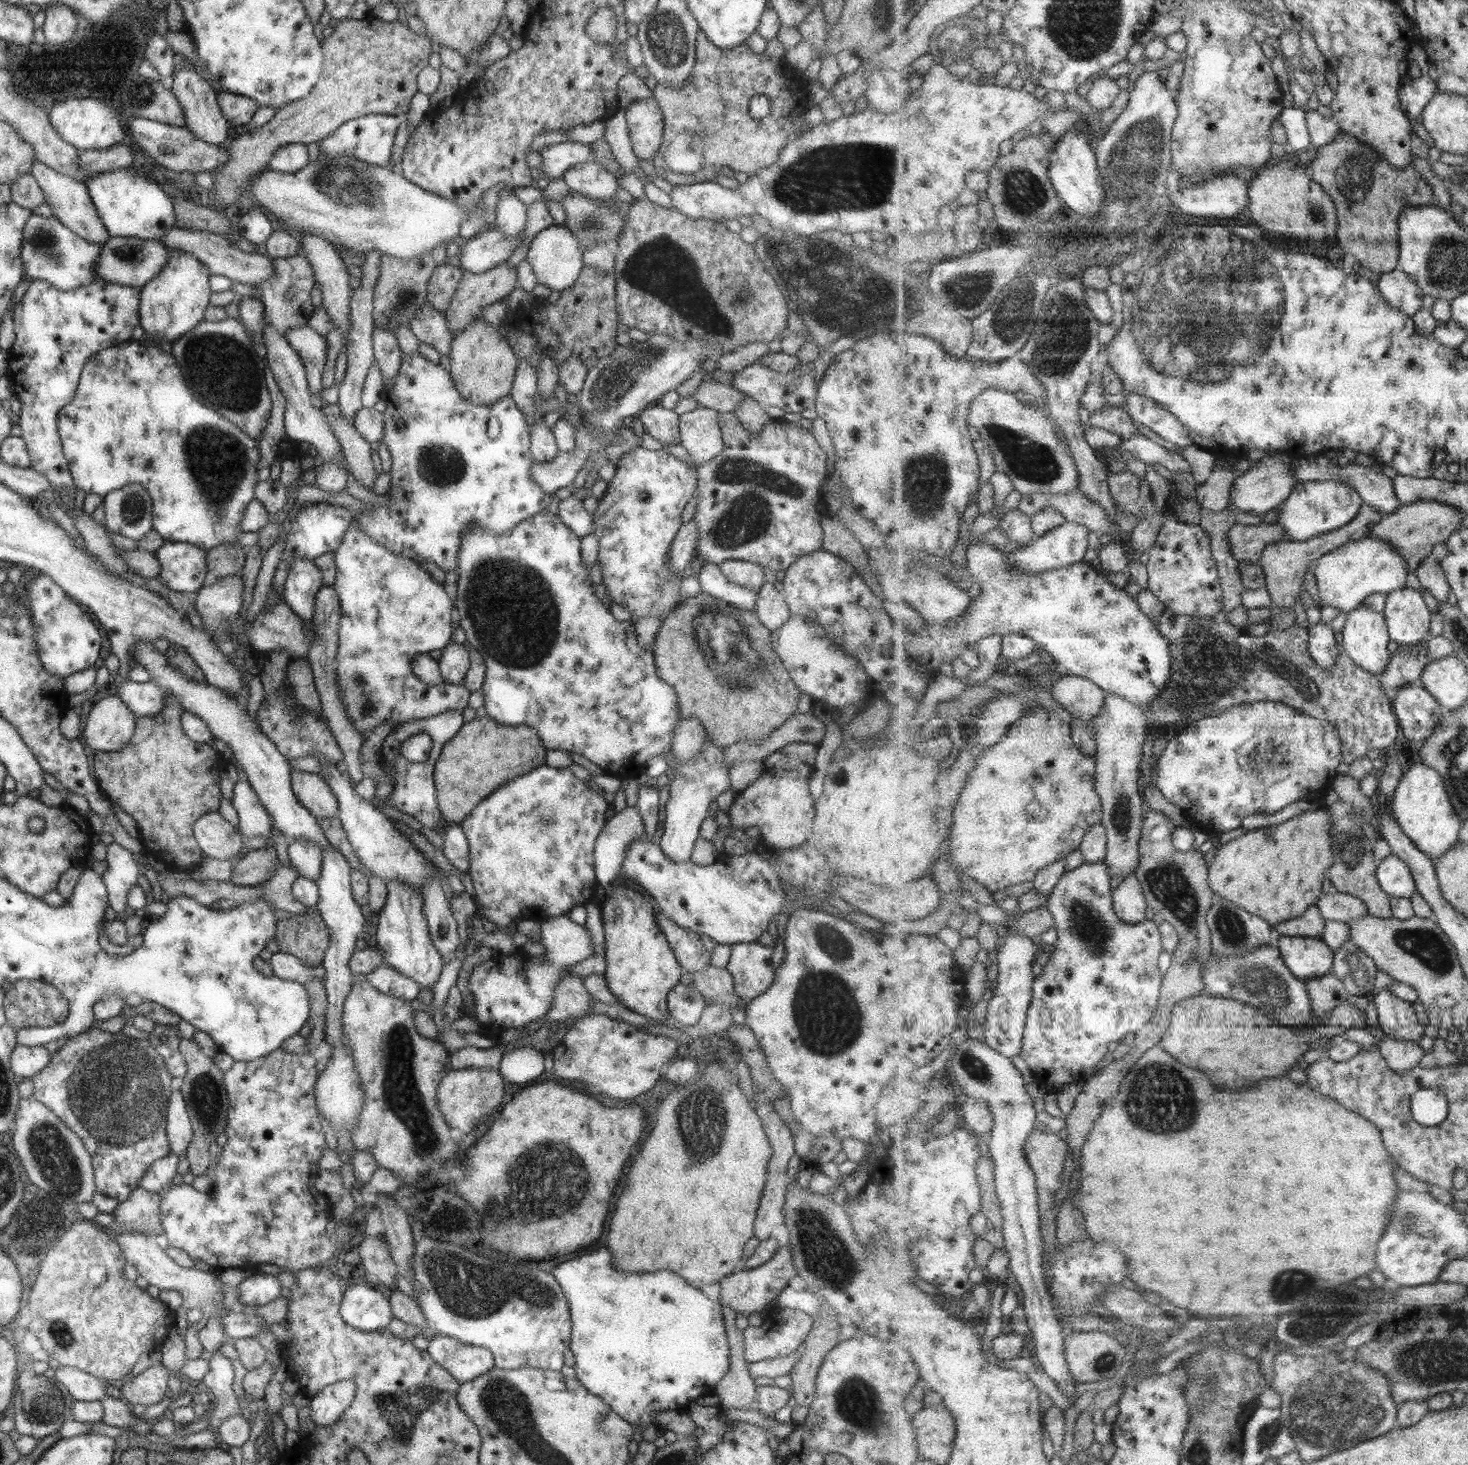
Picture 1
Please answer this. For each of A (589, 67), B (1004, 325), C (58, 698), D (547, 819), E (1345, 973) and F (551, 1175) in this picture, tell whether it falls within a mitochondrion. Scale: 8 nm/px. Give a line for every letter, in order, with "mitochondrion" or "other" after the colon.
A: other
B: mitochondrion
C: other
D: mitochondrion
E: other
F: mitochondrion

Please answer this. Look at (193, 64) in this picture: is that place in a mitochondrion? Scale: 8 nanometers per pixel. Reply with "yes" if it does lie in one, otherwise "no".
no

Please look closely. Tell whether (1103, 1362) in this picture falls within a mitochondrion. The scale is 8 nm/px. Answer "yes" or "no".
yes

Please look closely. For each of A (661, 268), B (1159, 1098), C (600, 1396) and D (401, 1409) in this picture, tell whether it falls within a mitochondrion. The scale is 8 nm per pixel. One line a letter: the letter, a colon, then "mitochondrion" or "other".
A: mitochondrion
B: mitochondrion
C: other
D: mitochondrion

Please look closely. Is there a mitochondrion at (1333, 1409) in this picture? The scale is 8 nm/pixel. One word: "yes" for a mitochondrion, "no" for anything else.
yes

